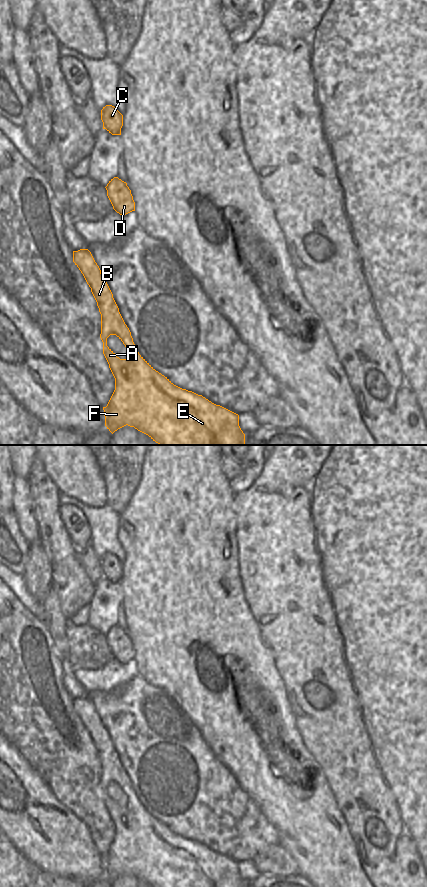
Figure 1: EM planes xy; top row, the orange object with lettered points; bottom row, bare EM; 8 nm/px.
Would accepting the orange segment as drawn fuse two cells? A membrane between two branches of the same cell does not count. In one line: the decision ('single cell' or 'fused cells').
single cell

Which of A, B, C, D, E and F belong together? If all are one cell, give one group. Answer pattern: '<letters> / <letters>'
A B C D E F

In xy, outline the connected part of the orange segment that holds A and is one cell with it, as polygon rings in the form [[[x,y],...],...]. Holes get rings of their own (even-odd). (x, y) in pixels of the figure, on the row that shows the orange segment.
[[[88,249],[73,251],[73,262],[83,274],[91,292],[97,302],[101,314],[101,334],[103,354],[115,378],[115,390],[107,404],[105,412],[105,426],[113,434],[118,429],[128,425],[148,435],[159,445],[244,445],[245,434],[239,426],[239,415],[212,403],[202,395],[182,389],[174,385],[167,377],[156,371],[138,352],[131,332],[125,324],[113,294],[101,274],[101,270]],[[116,335],[127,348],[127,358],[120,359],[108,346],[107,338]]]

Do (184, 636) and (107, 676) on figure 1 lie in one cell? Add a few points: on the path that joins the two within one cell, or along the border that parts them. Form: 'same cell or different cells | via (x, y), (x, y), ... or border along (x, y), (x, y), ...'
different cells | border along (134, 659), (137, 674)

